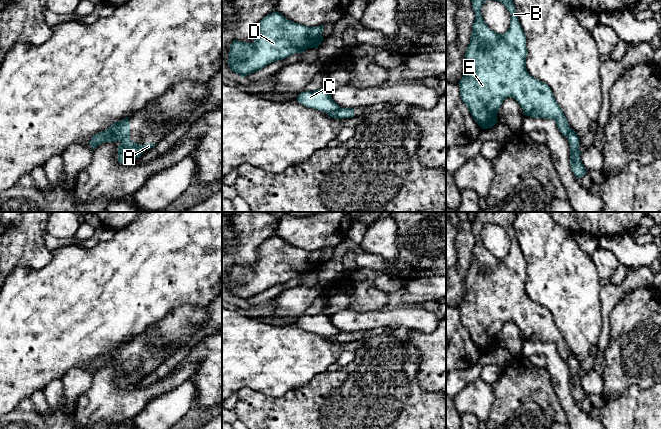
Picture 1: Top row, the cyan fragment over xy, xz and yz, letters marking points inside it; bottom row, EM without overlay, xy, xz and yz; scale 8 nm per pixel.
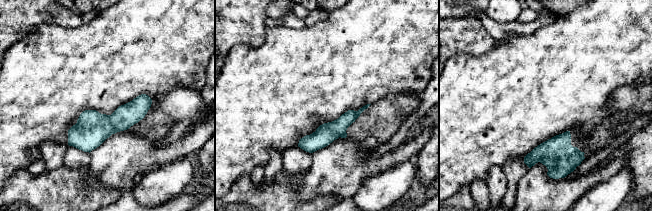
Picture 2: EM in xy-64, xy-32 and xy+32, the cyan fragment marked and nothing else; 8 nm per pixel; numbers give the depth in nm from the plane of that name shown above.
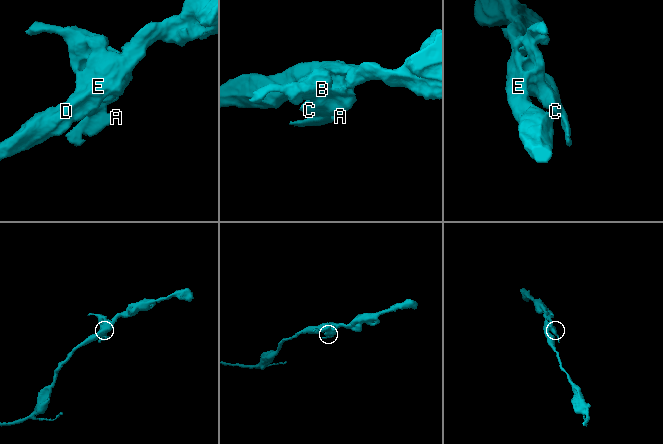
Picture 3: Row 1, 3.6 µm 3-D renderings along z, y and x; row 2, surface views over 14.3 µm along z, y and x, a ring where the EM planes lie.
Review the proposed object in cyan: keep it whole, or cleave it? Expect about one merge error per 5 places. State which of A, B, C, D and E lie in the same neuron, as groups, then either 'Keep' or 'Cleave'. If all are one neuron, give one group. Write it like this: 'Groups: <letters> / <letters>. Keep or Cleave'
Groups: A / B C D E. Cleave

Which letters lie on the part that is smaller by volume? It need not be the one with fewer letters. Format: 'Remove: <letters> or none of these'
Remove: A

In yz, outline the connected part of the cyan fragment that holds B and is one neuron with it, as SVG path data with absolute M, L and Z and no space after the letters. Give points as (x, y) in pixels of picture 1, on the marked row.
M471 0L475 19L465 53L465 73L458 83L462 101L477 124L483 129L488 129L496 124L497 113L503 101L512 97L519 103L525 116L552 119L562 135L567 137L570 129L568 121L550 87L532 77L526 69L526 35L519 22L513 0L496 0L511 14L510 27L504 34L494 32L485 23L481 7L486 1L488 0Z

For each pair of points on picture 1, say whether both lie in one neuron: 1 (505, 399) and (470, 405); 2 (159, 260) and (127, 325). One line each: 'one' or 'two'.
1: two
2: one

